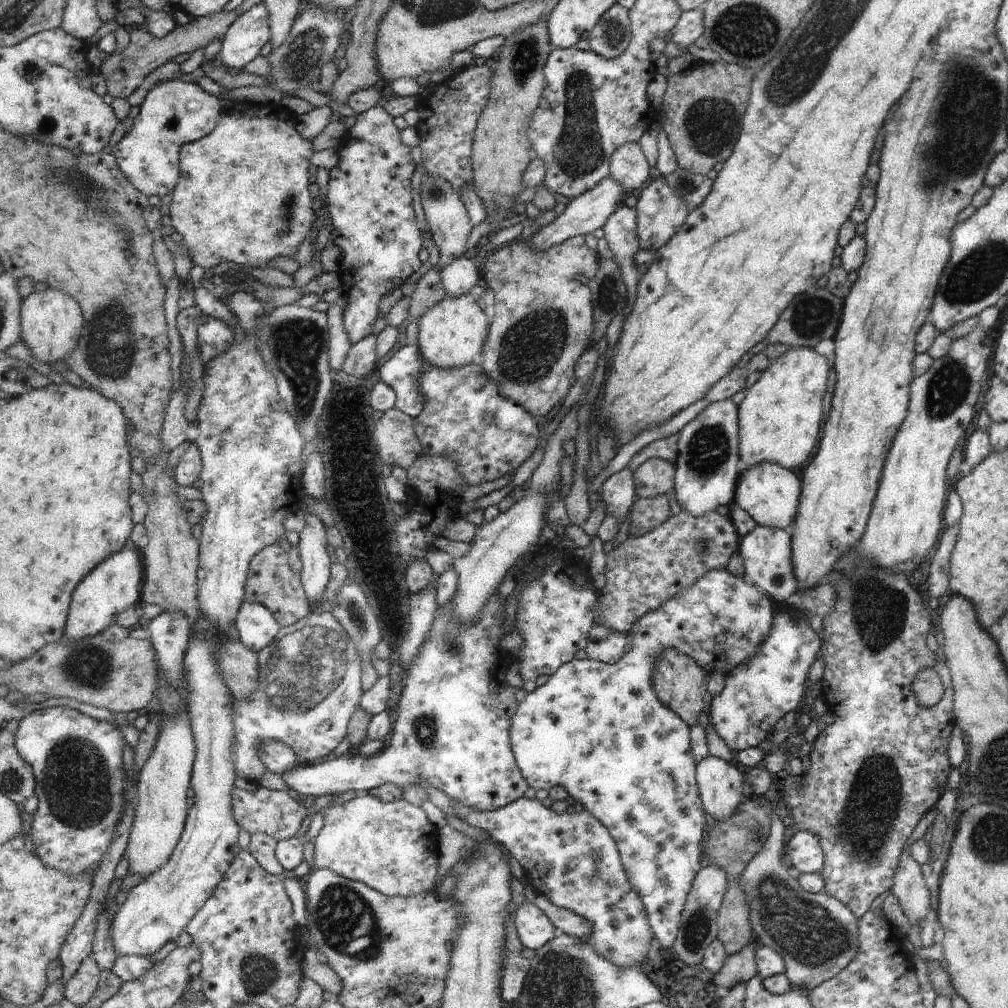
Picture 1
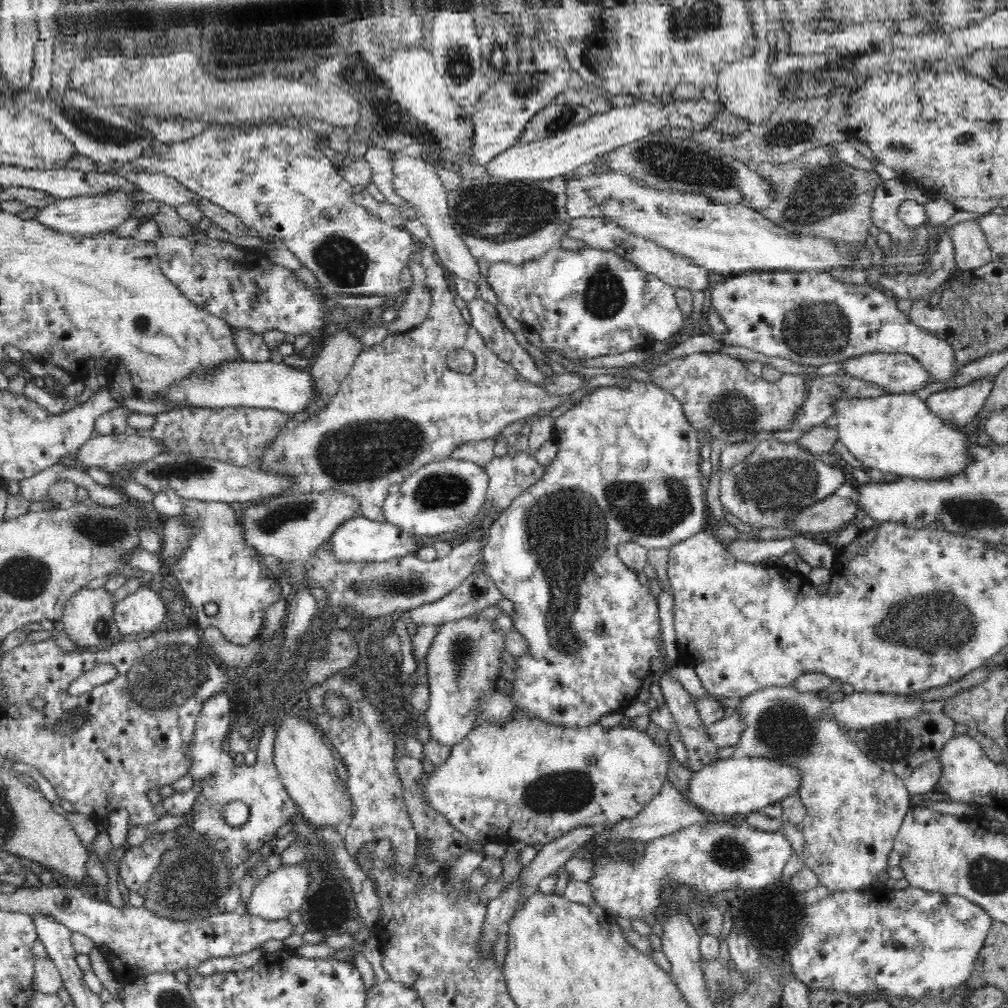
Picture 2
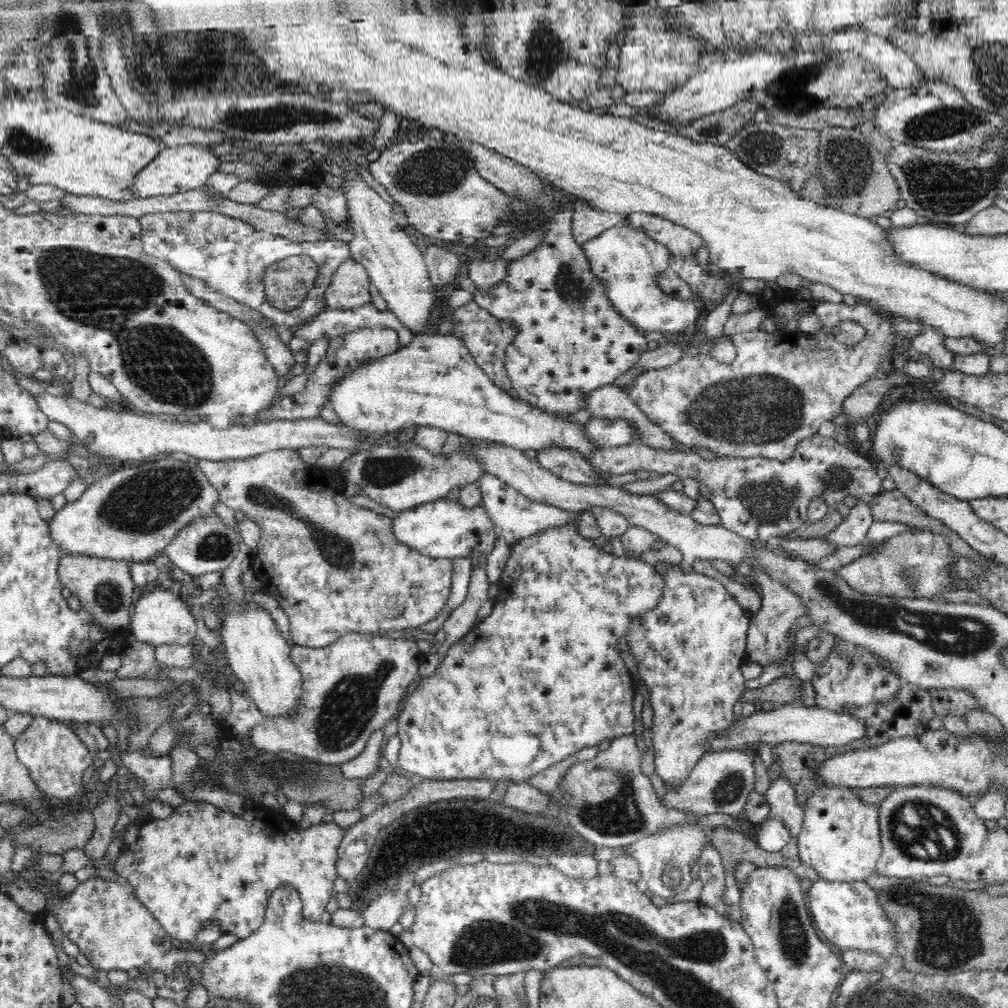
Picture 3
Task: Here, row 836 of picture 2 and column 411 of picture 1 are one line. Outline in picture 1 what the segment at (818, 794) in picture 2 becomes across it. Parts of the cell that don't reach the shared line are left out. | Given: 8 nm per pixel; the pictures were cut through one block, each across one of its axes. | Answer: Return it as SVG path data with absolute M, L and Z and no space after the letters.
M364 793L359 797L355 797L350 801L338 804L331 805L323 810L324 814L324 826L315 839L315 853L314 853L314 864L319 869L331 869L333 872L339 873L341 876L347 877L348 879L354 881L365 882L365 884L370 885L371 888L382 892L390 897L402 896L402 897L412 897L417 896L421 893L432 892L436 888L438 866L440 859L439 845L440 834L438 833L439 829L435 824L429 822L427 814L419 807L418 805L411 804L407 800L399 799L393 800L392 802L387 800L379 800L378 797L371 796L368 793Z

